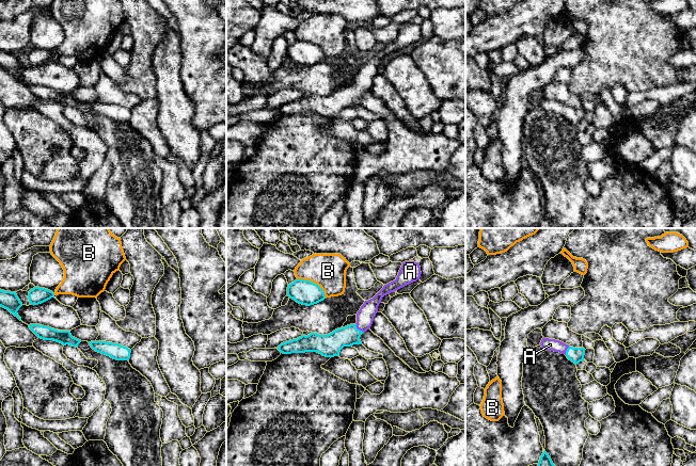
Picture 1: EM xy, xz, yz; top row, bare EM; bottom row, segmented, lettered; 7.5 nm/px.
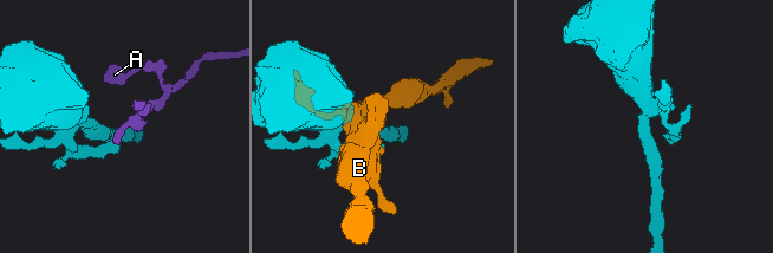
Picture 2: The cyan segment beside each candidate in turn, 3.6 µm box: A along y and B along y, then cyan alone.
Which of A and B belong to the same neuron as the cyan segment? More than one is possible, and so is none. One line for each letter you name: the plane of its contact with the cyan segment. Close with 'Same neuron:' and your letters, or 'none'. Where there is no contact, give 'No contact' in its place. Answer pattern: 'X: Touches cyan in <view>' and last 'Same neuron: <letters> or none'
A: Touches cyan in xz
Same neuron: A

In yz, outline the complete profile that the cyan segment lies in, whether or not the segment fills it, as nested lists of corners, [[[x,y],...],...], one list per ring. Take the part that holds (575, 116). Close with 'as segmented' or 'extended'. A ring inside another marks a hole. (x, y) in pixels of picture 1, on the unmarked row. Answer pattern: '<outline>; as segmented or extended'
[[[542,99],[540,107],[547,112],[554,112],[565,115],[569,122],[575,126],[584,122],[585,110],[573,109],[559,101]]]; extended

